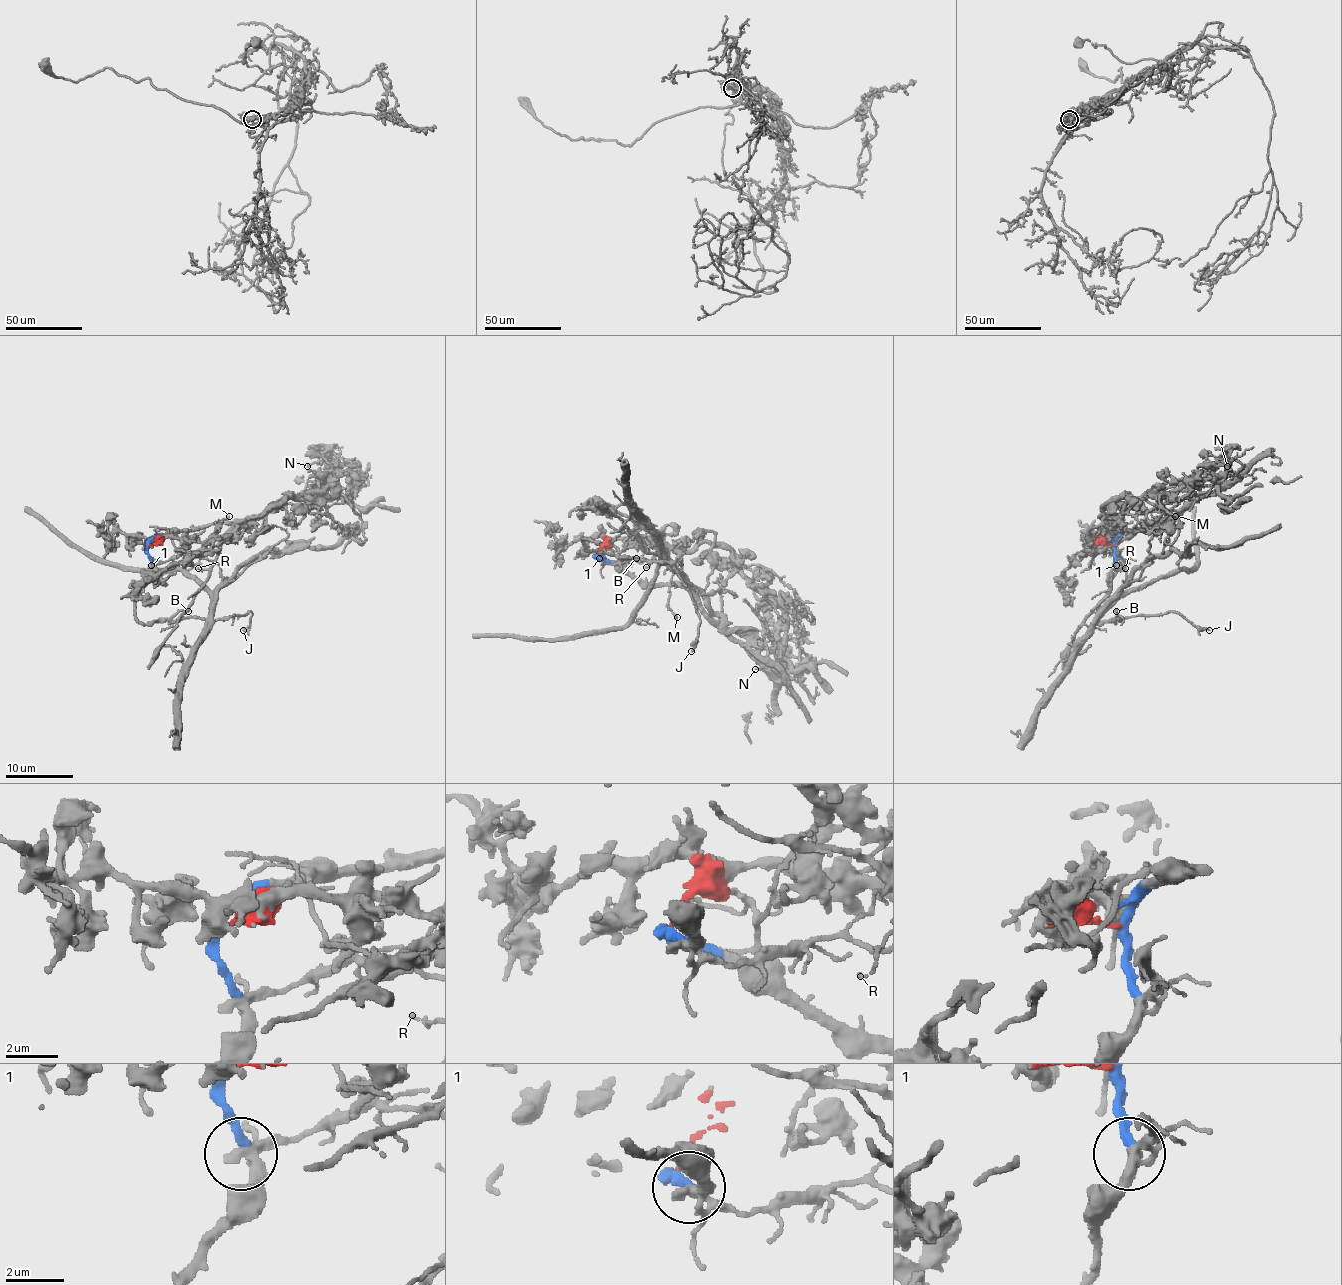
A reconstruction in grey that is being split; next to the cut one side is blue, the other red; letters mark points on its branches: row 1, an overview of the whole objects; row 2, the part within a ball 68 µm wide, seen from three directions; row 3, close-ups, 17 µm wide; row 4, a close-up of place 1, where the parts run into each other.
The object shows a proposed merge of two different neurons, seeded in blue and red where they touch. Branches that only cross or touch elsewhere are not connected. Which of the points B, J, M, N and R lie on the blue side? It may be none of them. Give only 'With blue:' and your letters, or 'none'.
With blue: B, J, M, N, R

